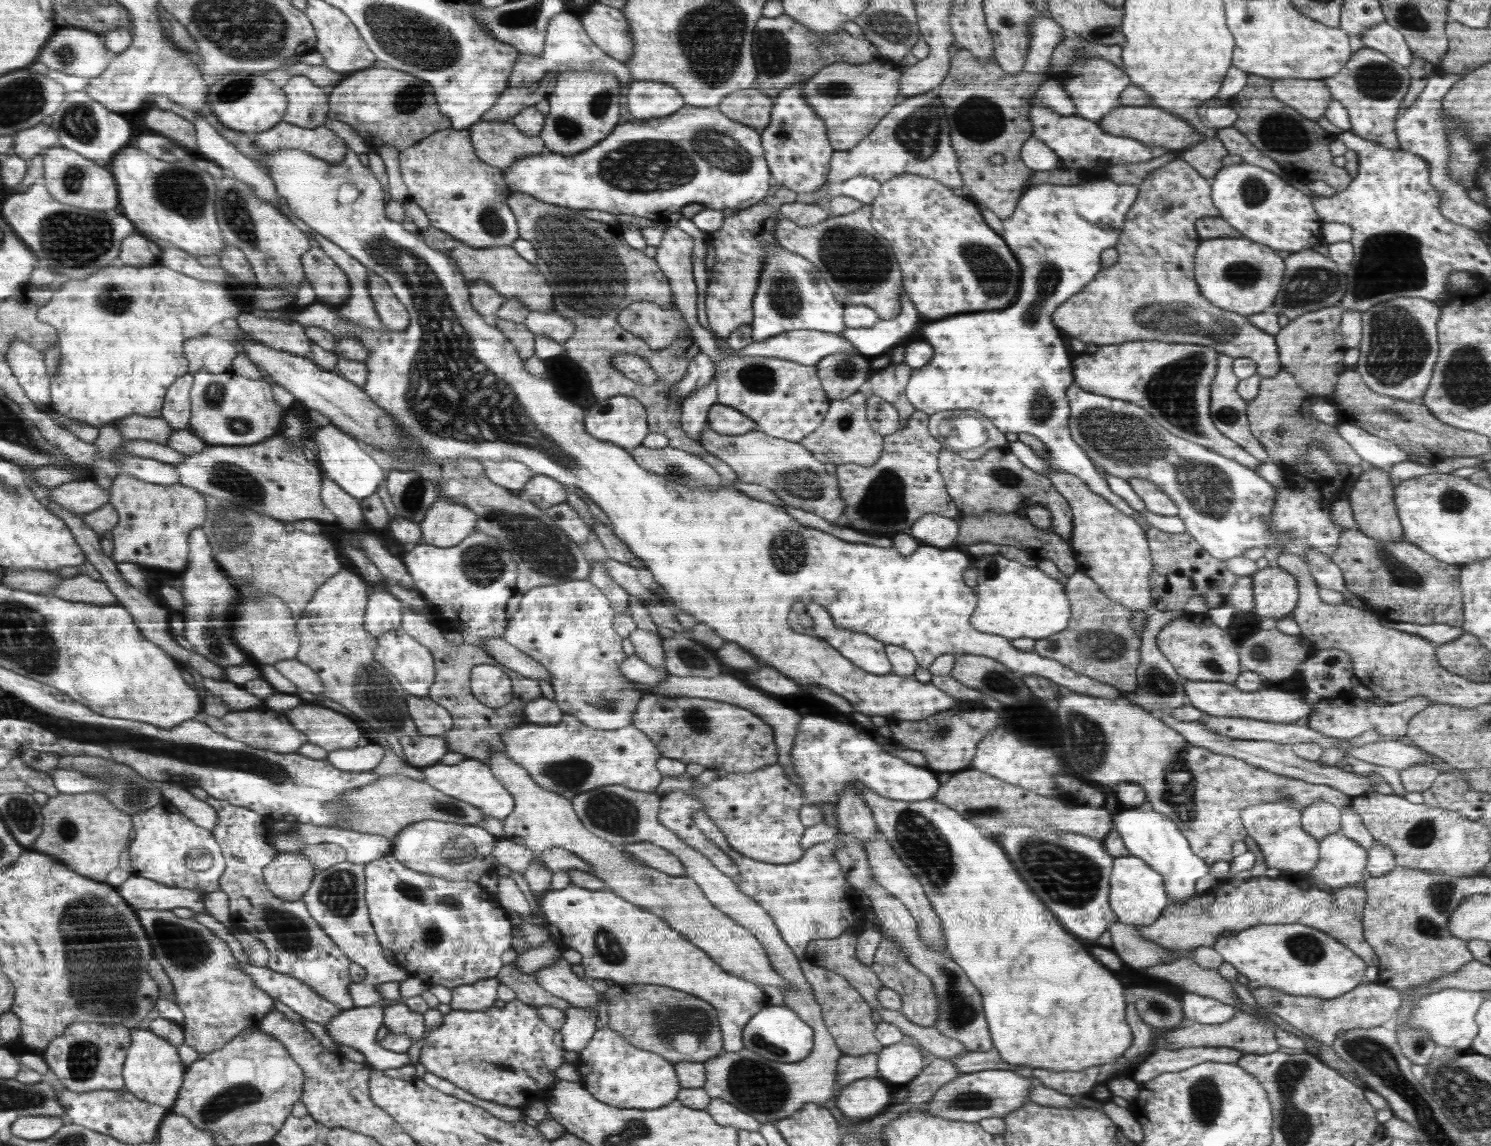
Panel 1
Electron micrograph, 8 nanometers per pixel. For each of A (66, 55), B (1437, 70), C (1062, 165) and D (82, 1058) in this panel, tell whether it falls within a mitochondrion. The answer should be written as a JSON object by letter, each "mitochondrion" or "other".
{"A":"mitochondrion","B":"other","C":"other","D":"mitochondrion"}

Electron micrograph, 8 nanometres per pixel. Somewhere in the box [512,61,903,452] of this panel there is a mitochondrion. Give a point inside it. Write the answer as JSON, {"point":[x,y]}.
{"point":[645,165]}

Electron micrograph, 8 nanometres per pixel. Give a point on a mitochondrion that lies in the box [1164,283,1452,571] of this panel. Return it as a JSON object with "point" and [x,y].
{"point":[1399,344]}

